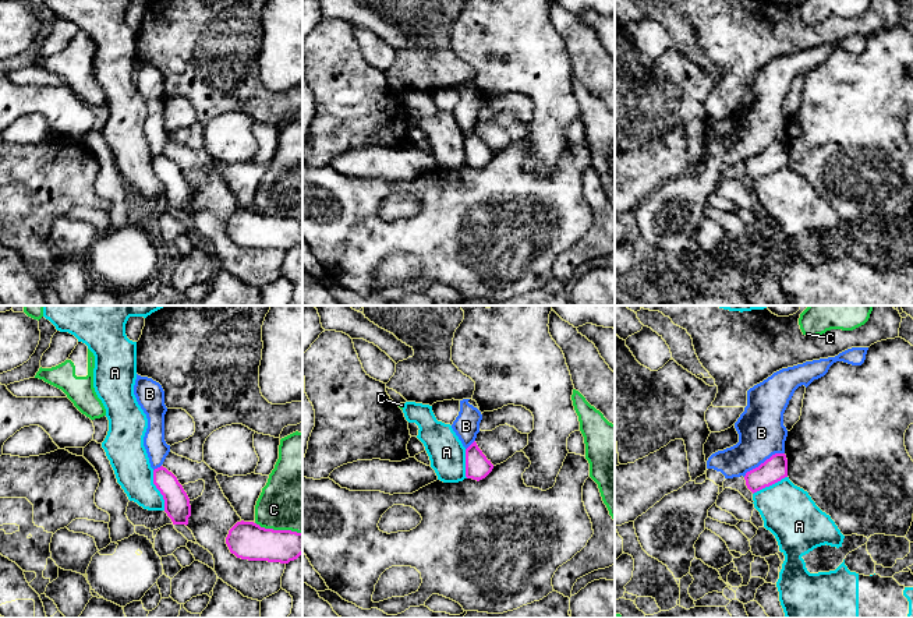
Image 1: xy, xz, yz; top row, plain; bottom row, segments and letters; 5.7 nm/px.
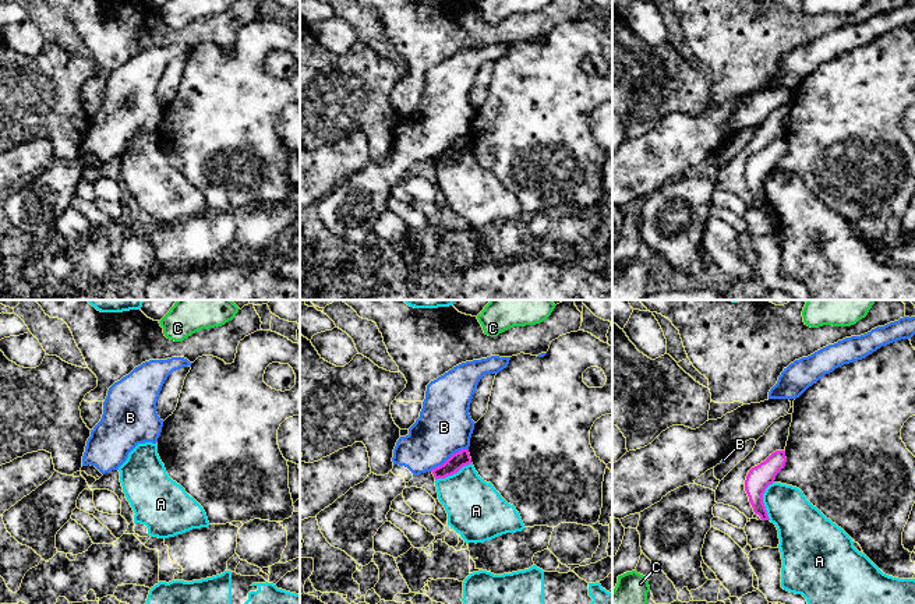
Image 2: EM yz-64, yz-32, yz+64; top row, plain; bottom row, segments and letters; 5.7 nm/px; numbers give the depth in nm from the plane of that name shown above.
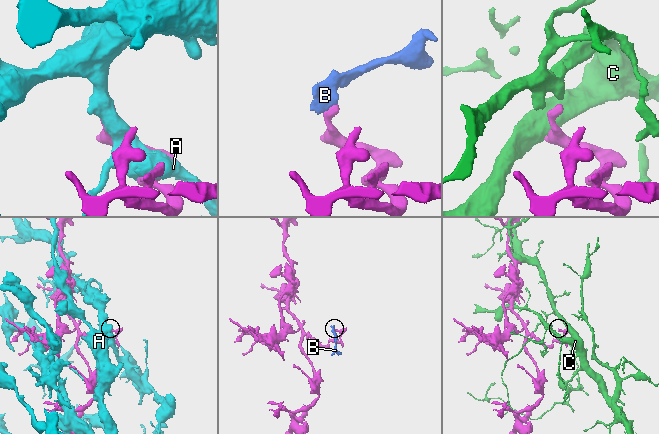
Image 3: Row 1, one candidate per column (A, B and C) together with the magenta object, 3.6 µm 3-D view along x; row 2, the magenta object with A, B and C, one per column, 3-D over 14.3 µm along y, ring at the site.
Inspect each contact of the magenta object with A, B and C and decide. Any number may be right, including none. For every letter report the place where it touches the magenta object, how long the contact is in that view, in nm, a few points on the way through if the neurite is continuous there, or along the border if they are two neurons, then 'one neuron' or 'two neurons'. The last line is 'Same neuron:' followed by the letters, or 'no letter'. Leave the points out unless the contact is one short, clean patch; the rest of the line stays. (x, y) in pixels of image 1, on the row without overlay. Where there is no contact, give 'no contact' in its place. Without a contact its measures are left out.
A: meets magenta in xy at (158, 176); contact 240 nm long; two neurons
B: meets magenta in yz at (764, 149); contact 280 nm long; border along yz (784, 140), (775, 140), (743, 163); two neurons
C: meets magenta in xy at (279, 218); contact 280 nm long; two neurons
Same neuron: no letter

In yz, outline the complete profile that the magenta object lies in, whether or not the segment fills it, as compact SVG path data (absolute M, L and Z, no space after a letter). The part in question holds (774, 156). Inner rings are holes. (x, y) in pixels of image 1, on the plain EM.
M775 141L758 155L746 160L747 176L754 181L788 165L788 146L785 141Z

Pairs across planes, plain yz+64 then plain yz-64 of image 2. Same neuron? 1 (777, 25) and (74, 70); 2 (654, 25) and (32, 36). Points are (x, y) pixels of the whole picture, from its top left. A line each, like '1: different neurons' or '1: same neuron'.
1: different neurons
2: same neuron

